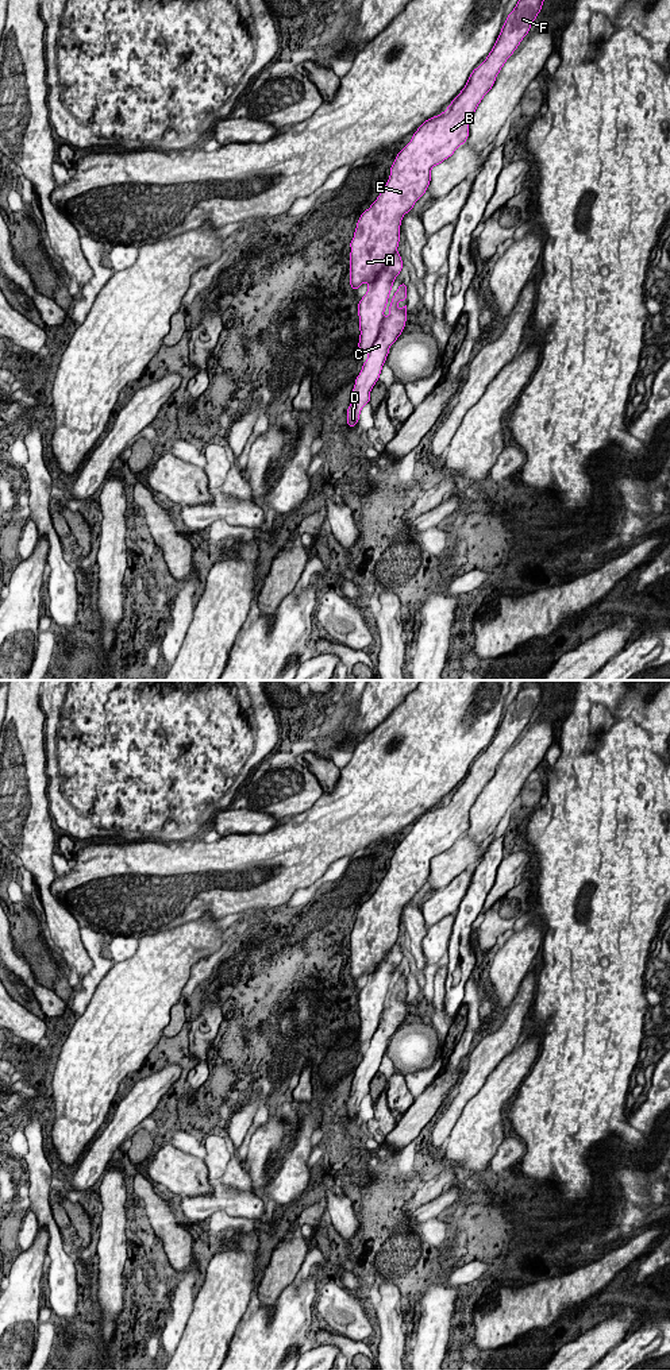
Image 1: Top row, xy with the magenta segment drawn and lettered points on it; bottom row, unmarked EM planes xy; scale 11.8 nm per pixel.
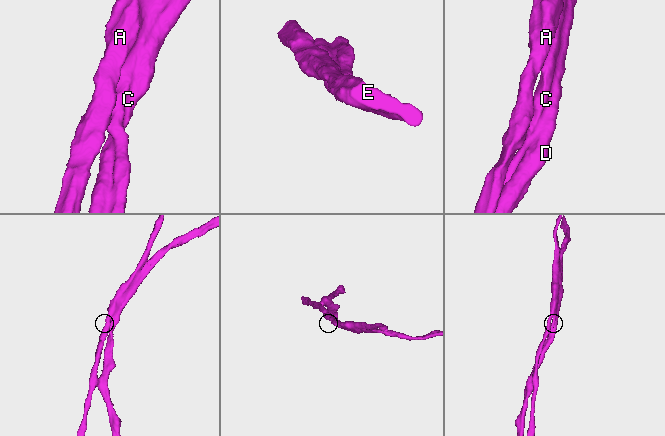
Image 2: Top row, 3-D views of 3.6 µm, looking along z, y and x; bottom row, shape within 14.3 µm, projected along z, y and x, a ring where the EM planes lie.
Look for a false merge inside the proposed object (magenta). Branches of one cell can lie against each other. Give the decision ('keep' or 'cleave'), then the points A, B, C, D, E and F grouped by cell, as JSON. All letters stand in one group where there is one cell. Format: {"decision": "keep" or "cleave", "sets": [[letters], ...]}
{"decision": "cleave", "sets": [["A", "B", "E", "F"], ["C", "D"]]}

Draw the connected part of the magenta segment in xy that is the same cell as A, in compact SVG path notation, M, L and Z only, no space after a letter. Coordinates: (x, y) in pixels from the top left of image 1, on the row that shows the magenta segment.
M519 0L508 15L488 58L473 70L461 93L444 112L426 120L413 134L411 142L397 154L386 185L370 208L362 212L354 238L350 242L350 285L353 290L357 290L366 281L373 281L397 251L403 216L412 211L415 202L427 192L431 181L431 169L451 157L469 138L470 117L484 96L494 85L496 77L507 59L530 32L531 24L540 12L543 3L544 0Z

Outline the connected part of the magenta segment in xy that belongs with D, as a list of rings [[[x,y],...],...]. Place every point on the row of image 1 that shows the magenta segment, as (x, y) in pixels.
[[[396,251],[385,267],[367,285],[367,292],[358,304],[361,354],[369,356],[362,366],[351,394],[347,409],[347,425],[355,427],[362,408],[370,402],[370,391],[380,378],[382,366],[390,346],[397,340],[405,327],[407,305],[397,308],[400,301],[407,300],[407,285],[403,282],[393,296],[389,316],[384,316],[389,293],[394,278],[404,267],[400,254]]]

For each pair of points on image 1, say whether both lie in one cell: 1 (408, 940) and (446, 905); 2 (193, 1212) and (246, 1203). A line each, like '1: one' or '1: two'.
1: two
2: one

